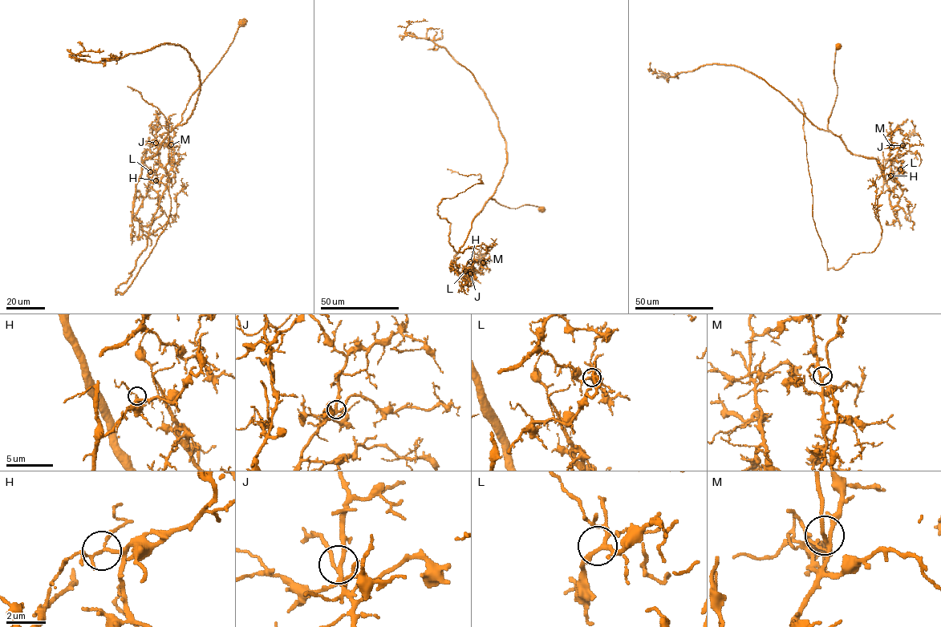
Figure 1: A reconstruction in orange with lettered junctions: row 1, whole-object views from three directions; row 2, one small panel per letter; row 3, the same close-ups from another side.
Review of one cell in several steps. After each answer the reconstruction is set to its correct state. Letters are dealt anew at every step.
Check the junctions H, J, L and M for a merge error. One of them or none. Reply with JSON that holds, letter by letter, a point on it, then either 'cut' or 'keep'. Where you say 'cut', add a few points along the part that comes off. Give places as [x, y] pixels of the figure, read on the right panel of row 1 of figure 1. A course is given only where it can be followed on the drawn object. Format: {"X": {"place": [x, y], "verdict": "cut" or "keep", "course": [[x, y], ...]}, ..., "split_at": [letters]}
{"H": {"place": [890, 175], "verdict": "cut", "course": [[890, 175], [878, 199], [878, 246], [853, 253], [837, 269], [828, 269], [812, 216], [805, 113], [798, 99]]}, "J": {"place": [902, 145], "verdict": "keep"}, "L": {"place": [900, 169], "verdict": "keep"}, "M": {"place": [891, 147], "verdict": "keep"}, "split_at": ["H"]}

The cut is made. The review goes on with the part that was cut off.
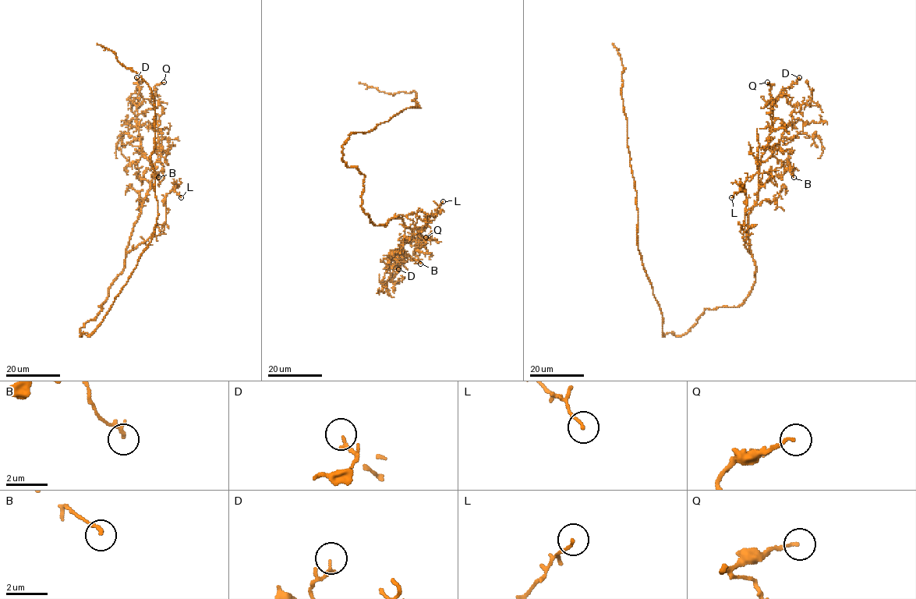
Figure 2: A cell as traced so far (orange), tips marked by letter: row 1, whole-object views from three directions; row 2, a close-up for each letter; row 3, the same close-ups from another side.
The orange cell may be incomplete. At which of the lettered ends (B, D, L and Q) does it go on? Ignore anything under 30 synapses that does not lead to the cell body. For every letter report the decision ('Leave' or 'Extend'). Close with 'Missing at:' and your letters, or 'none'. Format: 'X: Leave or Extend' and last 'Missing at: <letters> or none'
B: Leave
D: Leave
L: Leave
Q: Leave
Missing at: none

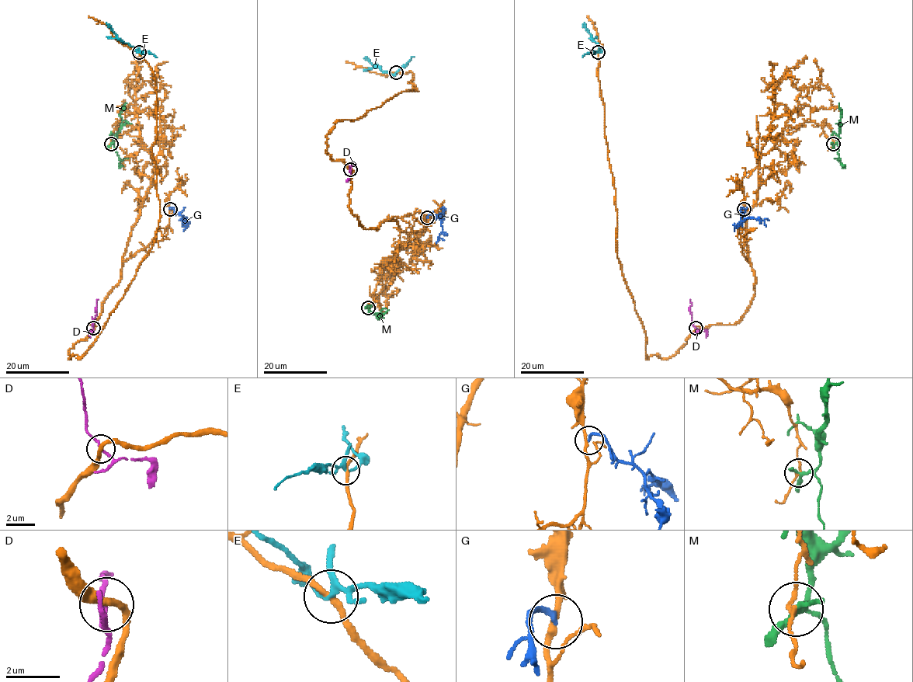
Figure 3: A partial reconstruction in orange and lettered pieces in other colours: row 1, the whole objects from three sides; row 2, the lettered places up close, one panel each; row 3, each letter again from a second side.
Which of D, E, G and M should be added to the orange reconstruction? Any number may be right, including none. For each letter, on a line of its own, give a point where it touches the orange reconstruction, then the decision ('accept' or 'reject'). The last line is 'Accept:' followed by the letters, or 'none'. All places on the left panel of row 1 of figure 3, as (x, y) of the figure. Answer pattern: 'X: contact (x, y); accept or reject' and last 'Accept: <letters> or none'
D: contact (93, 328); reject
E: contact (139, 52); reject
G: contact (170, 209); accept
M: contact (111, 144); reject
Accept: G

